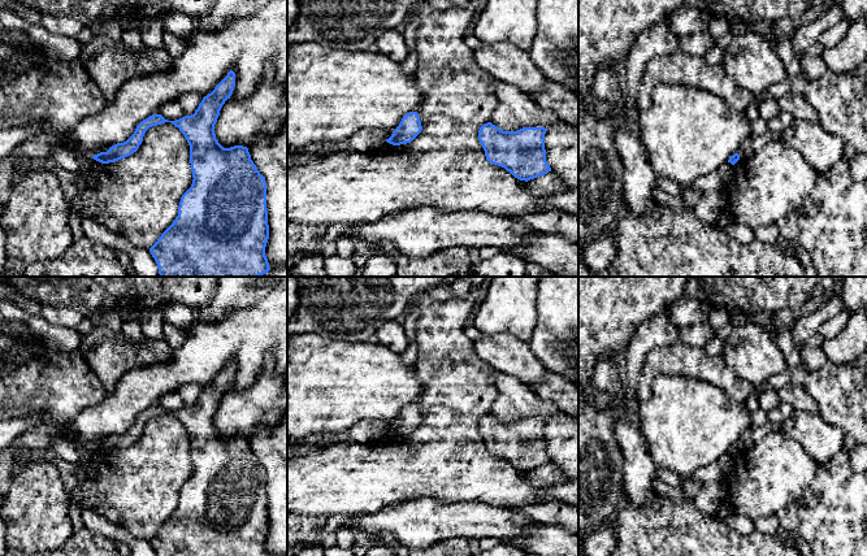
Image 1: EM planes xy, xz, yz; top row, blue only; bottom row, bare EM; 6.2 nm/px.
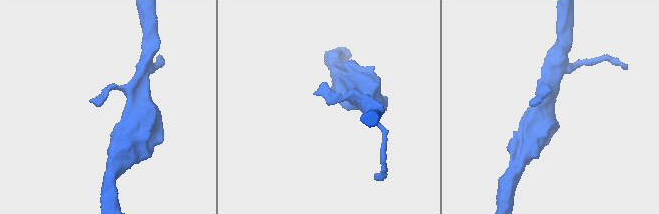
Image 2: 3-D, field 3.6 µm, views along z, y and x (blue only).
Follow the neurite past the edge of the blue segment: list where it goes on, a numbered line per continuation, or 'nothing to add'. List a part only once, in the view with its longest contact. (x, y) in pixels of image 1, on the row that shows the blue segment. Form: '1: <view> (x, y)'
nothing to add

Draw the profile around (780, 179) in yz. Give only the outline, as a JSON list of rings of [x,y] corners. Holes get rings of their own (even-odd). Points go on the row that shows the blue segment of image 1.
[[[781,139],[773,140],[750,158],[740,157],[733,165],[733,178],[724,191],[725,212],[751,230],[777,223],[809,197],[816,177],[814,168],[796,149]]]

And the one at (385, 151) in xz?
[[[471,0],[464,8],[446,10],[419,4],[415,81],[422,92],[416,110],[421,133],[407,144],[383,142],[365,153],[342,147],[335,153],[287,168],[287,221],[351,226],[416,207],[437,207],[445,212],[480,210],[504,217],[551,210],[543,196],[530,194],[528,182],[489,162],[478,140],[478,130],[490,122],[498,100],[497,81],[477,65],[473,49],[464,42],[477,4],[478,0]]]

